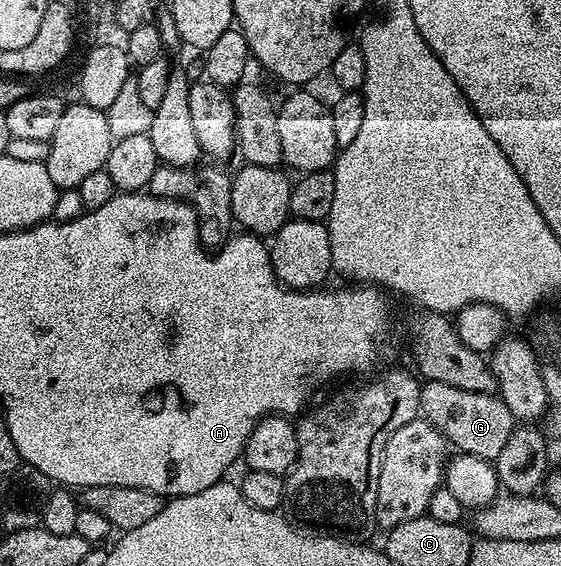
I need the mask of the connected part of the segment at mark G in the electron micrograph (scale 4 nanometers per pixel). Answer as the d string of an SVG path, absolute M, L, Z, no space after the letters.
M429 381L423 382L421 388L418 406L421 418L427 419L455 452L493 461L504 449L504 445L508 445L508 437L512 437L516 420L508 405L504 405L497 394L468 393L468 389L456 389L456 385Z

